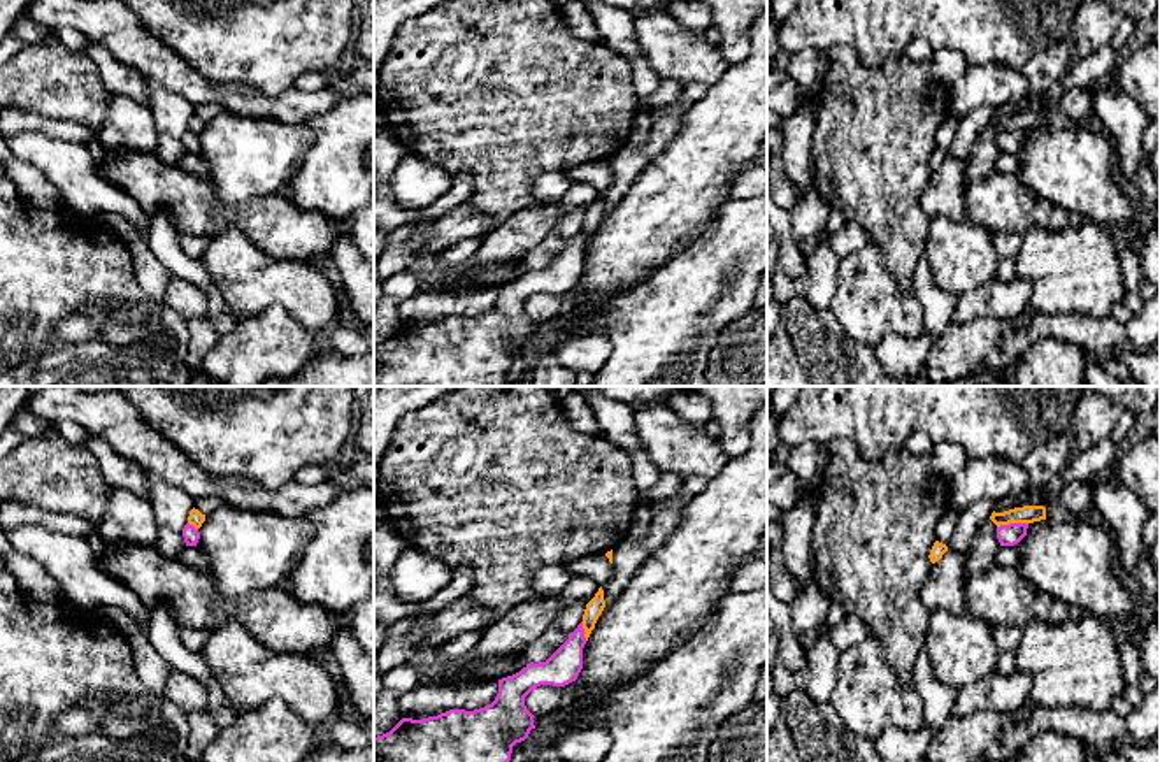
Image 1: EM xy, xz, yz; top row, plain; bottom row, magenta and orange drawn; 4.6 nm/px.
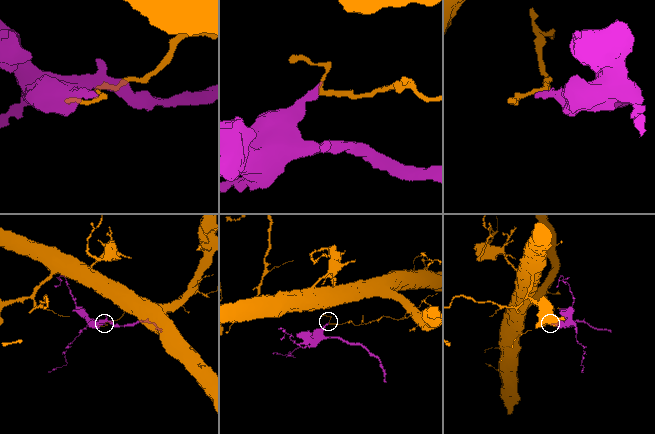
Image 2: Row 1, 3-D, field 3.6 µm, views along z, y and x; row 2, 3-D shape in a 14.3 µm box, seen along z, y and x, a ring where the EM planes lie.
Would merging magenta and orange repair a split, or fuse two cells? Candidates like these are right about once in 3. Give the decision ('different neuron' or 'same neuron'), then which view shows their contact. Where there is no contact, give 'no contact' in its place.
different neuron | yz

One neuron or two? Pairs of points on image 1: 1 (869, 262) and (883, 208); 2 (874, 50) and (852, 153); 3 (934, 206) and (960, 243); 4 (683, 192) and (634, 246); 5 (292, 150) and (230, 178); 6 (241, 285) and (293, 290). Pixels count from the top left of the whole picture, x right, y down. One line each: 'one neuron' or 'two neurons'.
1: two neurons
2: two neurons
3: two neurons
4: one neuron
5: one neuron
6: one neuron

